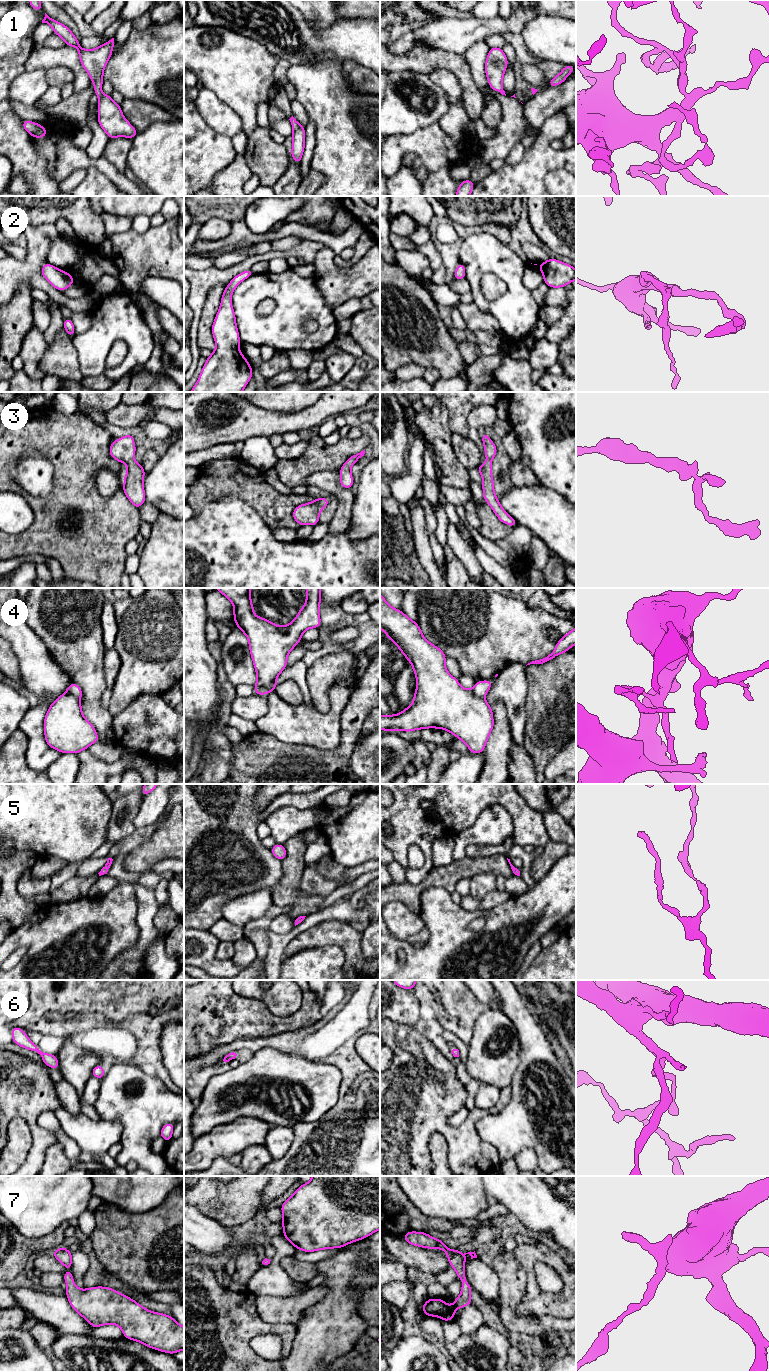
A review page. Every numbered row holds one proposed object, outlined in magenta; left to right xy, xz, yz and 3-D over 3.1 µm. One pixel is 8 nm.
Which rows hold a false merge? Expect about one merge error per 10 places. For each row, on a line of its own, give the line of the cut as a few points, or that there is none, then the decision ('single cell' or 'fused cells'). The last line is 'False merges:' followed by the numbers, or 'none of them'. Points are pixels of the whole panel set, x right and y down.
1: cut none; single cell
2: cut none; single cell
3: cut none; single cell
4: cut xy (66, 692), (72, 693), (79, 699); fused cells
5: cut none; single cell
6: cut none; single cell
7: cut none; single cell
False merges: 4

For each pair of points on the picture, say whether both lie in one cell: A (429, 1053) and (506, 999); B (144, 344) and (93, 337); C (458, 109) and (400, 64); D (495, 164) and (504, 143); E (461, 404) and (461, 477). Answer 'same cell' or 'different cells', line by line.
A: different cells
B: same cell
C: different cells
D: different cells
E: different cells

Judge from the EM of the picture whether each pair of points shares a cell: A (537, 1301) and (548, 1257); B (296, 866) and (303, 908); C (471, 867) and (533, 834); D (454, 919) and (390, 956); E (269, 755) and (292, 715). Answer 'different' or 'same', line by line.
A: same
B: same
C: different
D: same
E: different

